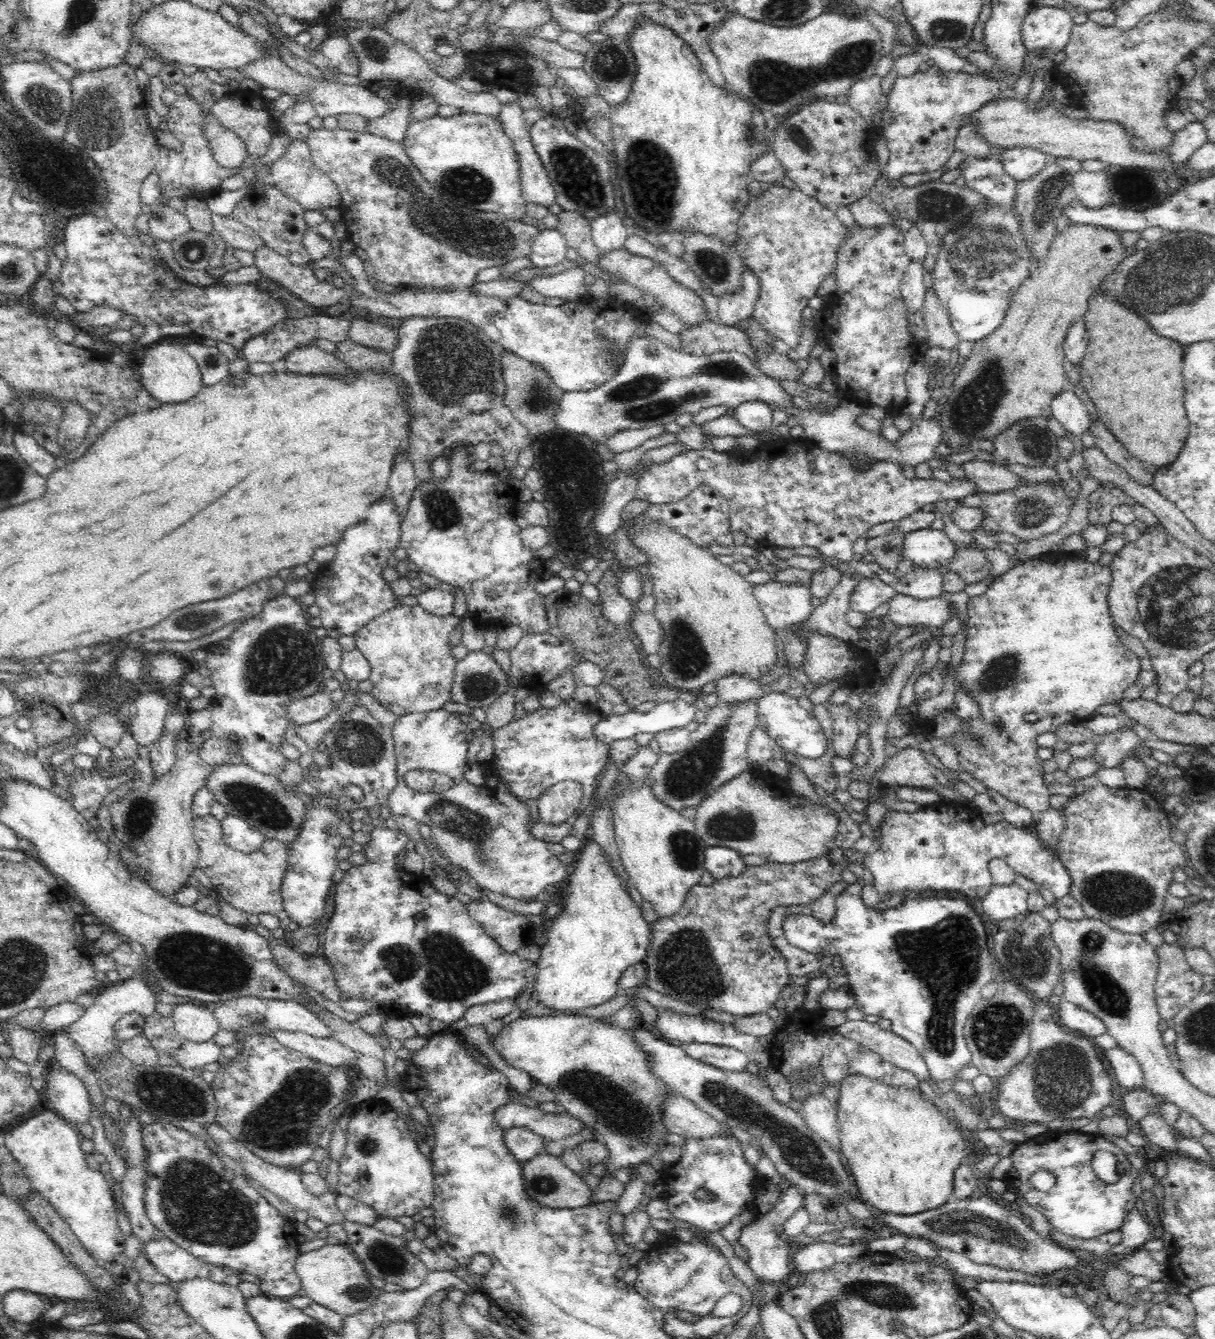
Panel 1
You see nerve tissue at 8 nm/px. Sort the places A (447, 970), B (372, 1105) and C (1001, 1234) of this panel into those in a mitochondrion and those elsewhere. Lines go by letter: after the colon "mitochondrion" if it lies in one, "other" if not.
A: mitochondrion
B: other
C: mitochondrion

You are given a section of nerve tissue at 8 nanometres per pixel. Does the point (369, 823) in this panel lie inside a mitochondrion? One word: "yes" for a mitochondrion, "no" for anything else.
no

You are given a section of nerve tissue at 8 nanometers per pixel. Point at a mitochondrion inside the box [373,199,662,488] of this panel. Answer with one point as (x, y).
(453, 363)

